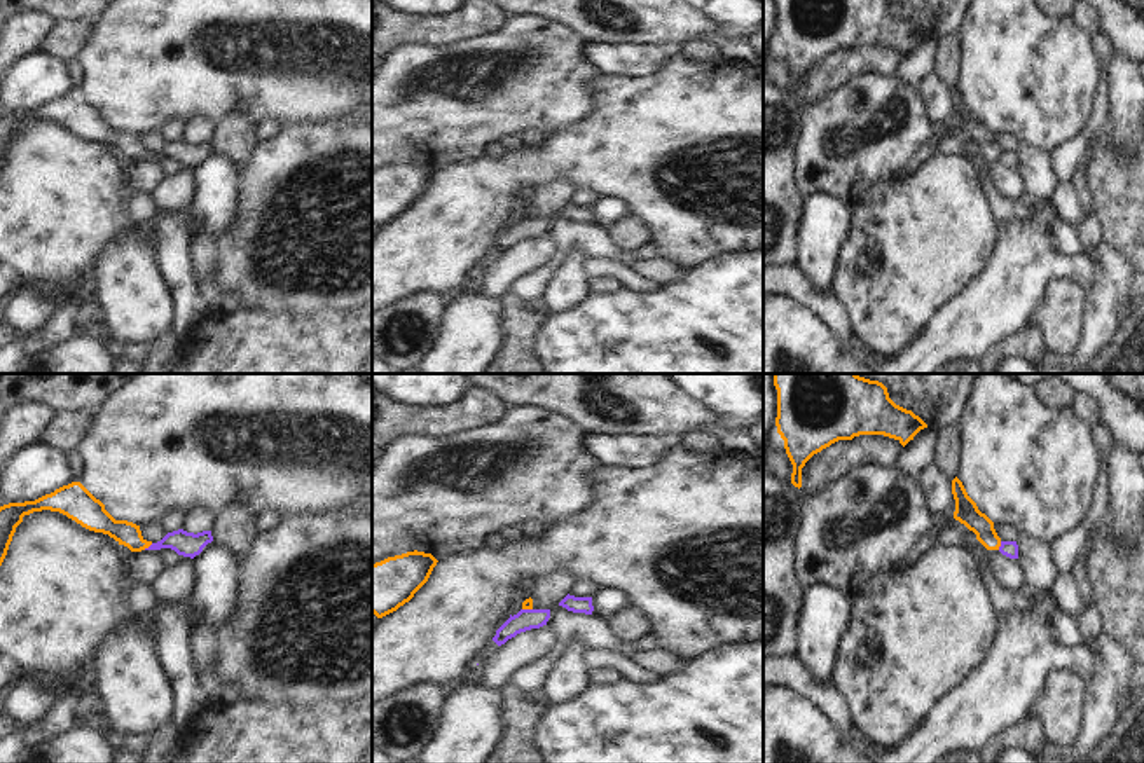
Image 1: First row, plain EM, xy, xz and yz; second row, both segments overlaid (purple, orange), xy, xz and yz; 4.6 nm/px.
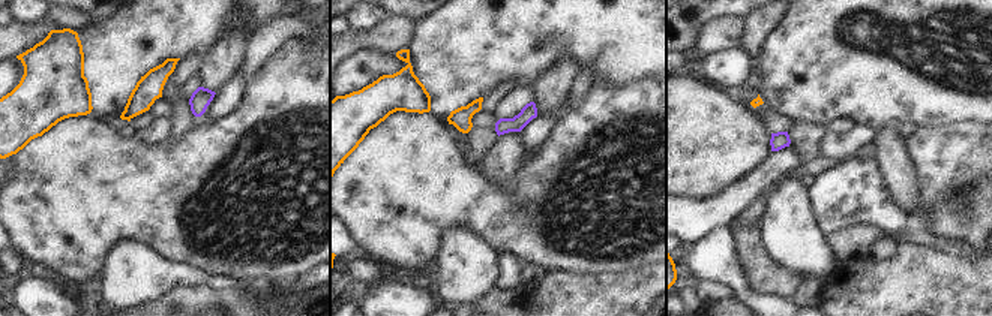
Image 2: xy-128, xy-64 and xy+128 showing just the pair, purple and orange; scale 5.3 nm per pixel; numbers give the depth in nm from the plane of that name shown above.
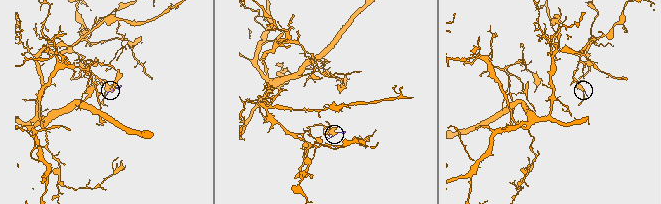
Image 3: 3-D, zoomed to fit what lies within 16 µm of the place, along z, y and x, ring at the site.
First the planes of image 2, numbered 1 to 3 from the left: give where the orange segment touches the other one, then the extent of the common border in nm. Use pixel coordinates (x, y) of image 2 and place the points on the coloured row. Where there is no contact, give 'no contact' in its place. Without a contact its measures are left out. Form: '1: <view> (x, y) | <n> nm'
1: no contact
2: no contact
3: no contact

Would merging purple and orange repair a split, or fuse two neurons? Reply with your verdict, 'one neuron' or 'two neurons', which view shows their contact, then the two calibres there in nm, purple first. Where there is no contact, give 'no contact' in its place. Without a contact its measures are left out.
two neurons; meets purple in xy; 110 nm thick on the purple side, 110 nm on the other

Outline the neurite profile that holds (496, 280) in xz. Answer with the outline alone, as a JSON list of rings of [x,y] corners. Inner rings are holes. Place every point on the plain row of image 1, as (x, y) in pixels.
[[[547,234],[520,241],[479,272],[473,286],[484,293],[505,297],[512,293],[512,283],[519,276],[543,265],[554,251],[555,244]]]

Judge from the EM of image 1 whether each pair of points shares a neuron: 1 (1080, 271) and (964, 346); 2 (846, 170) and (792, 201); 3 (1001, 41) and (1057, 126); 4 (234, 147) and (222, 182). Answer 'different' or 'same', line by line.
1: same
2: different
3: same
4: different

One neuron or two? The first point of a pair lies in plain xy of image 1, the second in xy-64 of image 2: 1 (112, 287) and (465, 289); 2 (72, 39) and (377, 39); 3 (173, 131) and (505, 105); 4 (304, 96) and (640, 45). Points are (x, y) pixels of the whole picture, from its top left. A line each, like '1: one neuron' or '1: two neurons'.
1: one neuron
2: one neuron
3: two neurons
4: one neuron

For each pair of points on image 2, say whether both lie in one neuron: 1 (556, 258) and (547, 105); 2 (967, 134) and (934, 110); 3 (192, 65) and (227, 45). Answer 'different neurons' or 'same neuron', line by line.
1: different neurons
2: different neurons
3: different neurons

